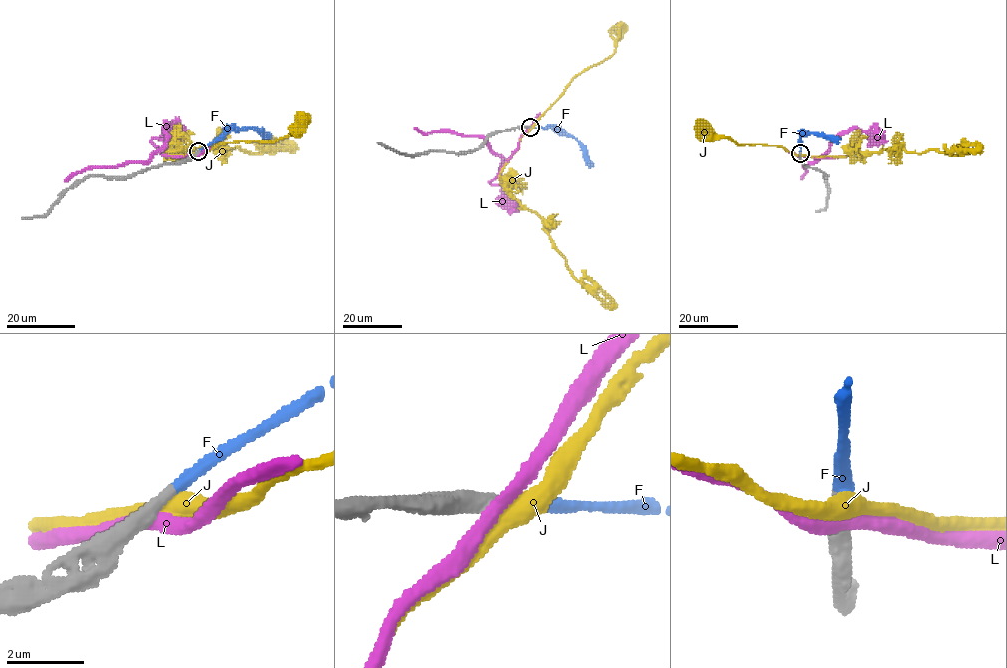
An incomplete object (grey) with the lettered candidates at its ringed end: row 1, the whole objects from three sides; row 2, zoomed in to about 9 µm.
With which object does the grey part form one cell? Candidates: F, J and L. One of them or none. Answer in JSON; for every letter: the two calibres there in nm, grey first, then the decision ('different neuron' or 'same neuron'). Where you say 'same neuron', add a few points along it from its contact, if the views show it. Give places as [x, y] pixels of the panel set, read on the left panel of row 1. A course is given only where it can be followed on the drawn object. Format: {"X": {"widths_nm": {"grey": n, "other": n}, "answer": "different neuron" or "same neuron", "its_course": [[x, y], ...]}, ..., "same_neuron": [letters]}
{"F": {"widths_nm": {"grey": 360, "other": 340}, "answer": "same neuron", "its_course": [[198, 152], [230, 130], [252, 128], [270, 135]]}, "J": {"widths_nm": {"grey": 440, "other": 440}, "answer": "different neuron"}, "L": {"widths_nm": {"grey": 550, "other": 360}, "answer": "different neuron"}, "same_neuron": ["F"]}

